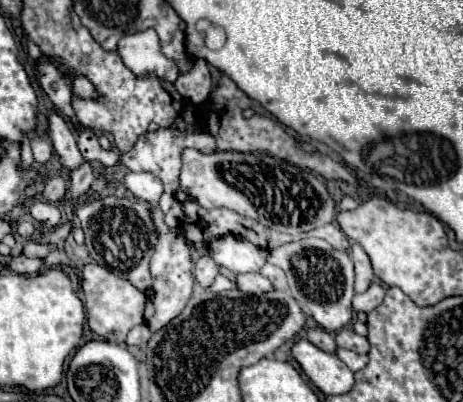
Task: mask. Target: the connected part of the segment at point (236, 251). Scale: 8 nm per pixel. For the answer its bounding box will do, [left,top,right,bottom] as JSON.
[208,236,266,274]

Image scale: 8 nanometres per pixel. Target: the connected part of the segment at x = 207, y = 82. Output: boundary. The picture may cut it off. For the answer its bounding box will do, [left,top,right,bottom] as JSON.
[174,60,212,106]

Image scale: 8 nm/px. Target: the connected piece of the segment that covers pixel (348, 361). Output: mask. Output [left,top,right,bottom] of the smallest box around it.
[336,348,368,372]

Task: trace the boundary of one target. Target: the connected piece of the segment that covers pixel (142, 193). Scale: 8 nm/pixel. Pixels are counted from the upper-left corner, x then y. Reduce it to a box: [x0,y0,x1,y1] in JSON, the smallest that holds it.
[122,172,162,204]

